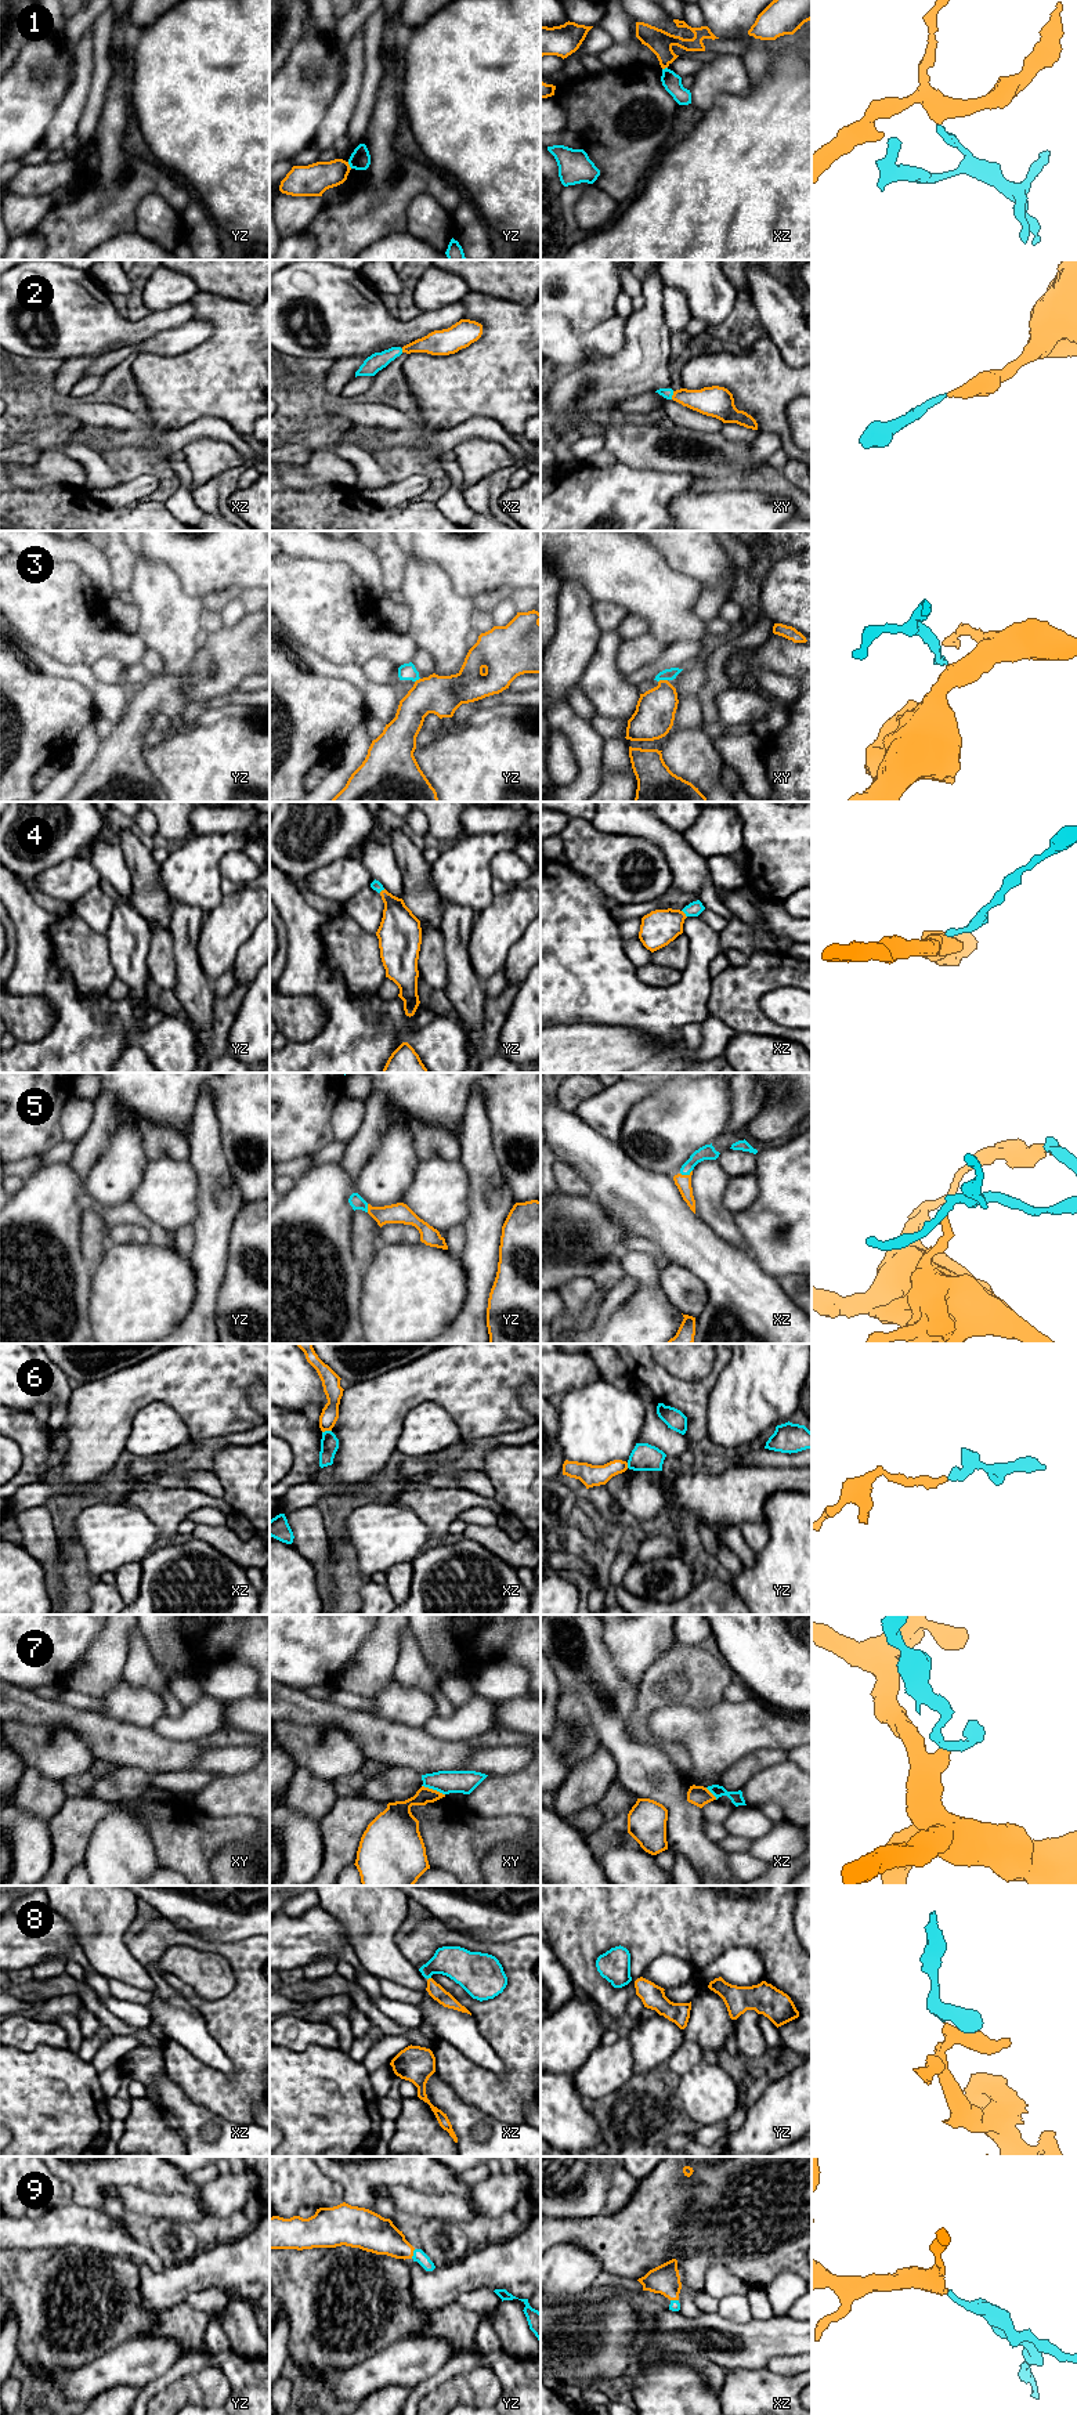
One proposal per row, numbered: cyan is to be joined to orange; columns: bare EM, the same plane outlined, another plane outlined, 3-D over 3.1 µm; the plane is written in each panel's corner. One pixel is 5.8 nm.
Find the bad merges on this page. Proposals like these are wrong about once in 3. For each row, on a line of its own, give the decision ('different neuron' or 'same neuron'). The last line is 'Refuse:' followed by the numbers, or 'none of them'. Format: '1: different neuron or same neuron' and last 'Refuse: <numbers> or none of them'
1: different neuron
2: same neuron
3: different neuron
4: same neuron
5: same neuron
6: same neuron
7: different neuron
8: same neuron
9: same neuron
Refuse: 1, 3, 7

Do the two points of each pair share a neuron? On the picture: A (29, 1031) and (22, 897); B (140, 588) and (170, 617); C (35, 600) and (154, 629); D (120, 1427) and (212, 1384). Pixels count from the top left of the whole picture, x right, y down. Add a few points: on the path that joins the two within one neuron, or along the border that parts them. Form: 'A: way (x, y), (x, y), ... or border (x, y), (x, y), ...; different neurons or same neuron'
A: border (14, 994), (43, 995), (55, 1013); different neurons
B: way (147, 593), (163, 610); same neuron
C: border (138, 632), (148, 647); different neurons
D: way (134, 1401), (152, 1383), (185, 1383); same neuron

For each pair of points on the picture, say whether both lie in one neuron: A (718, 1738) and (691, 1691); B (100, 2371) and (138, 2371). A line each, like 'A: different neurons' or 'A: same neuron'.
A: different neurons
B: same neuron

